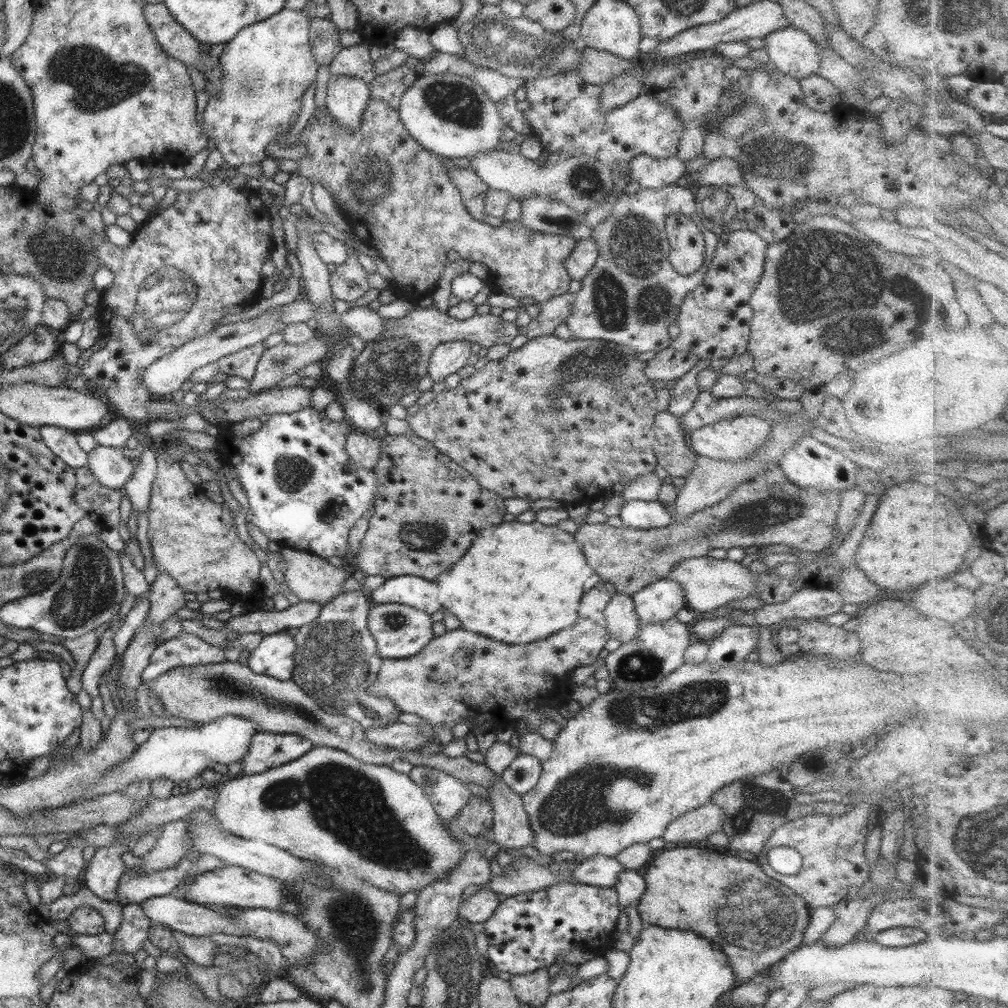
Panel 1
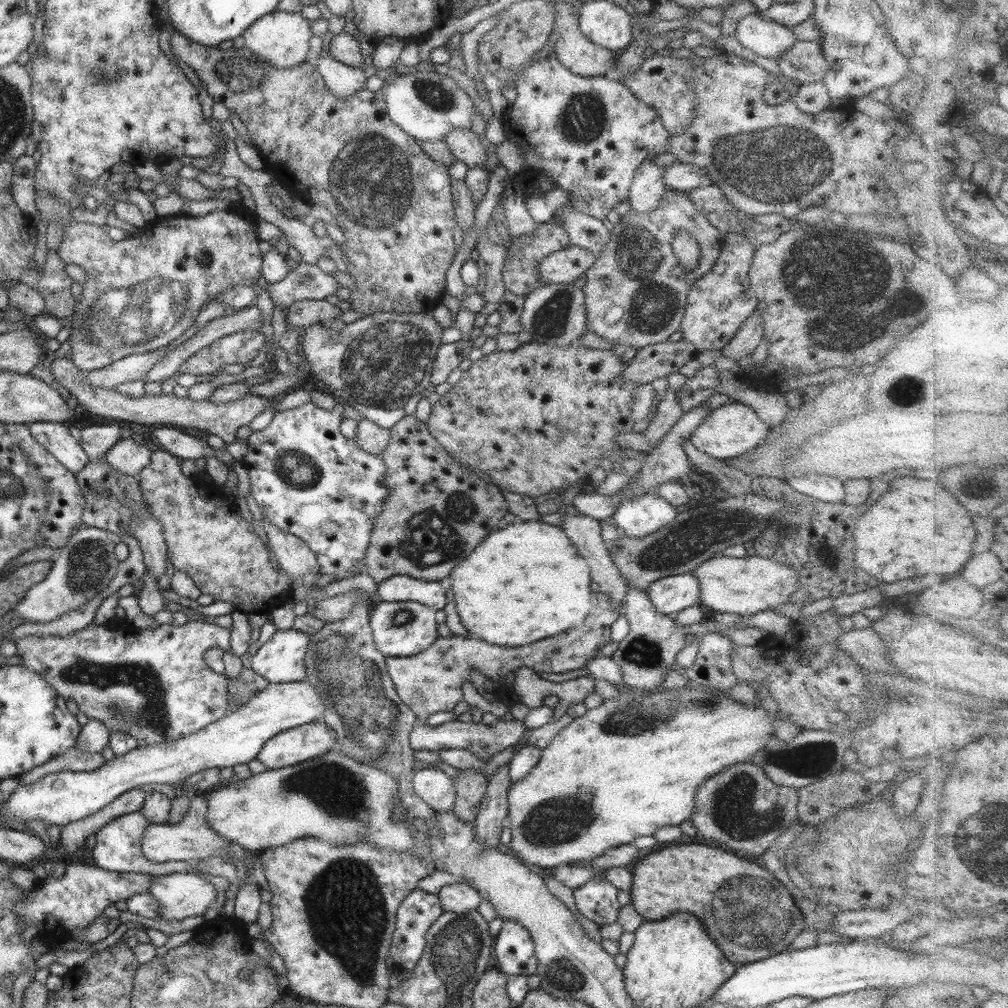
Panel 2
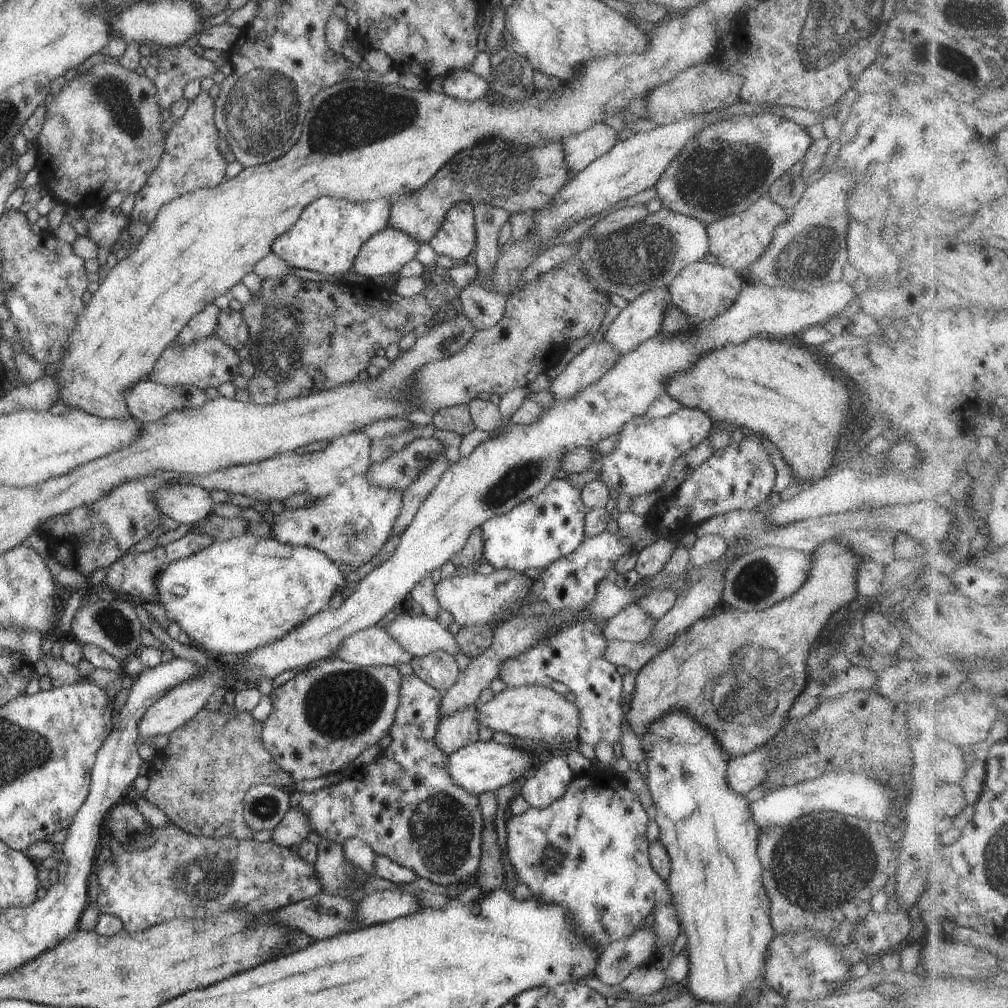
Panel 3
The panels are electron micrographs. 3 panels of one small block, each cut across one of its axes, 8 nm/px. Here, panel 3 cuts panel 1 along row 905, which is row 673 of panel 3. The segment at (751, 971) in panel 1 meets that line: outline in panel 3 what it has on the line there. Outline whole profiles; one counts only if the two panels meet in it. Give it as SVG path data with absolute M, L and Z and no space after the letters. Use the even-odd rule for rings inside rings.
M834 541L824 542L811 554L810 574L800 590L790 598L759 611L744 612L731 608L714 616L710 613L696 620L683 633L678 633L668 648L644 664L637 672L634 698L628 714L625 714L628 726L642 737L644 732L648 732L648 724L680 708L698 724L708 728L730 757L748 754L770 742L786 726L790 708L806 688L806 660L812 643L832 614L853 602L858 593L856 574L860 562L864 560L862 556Z

